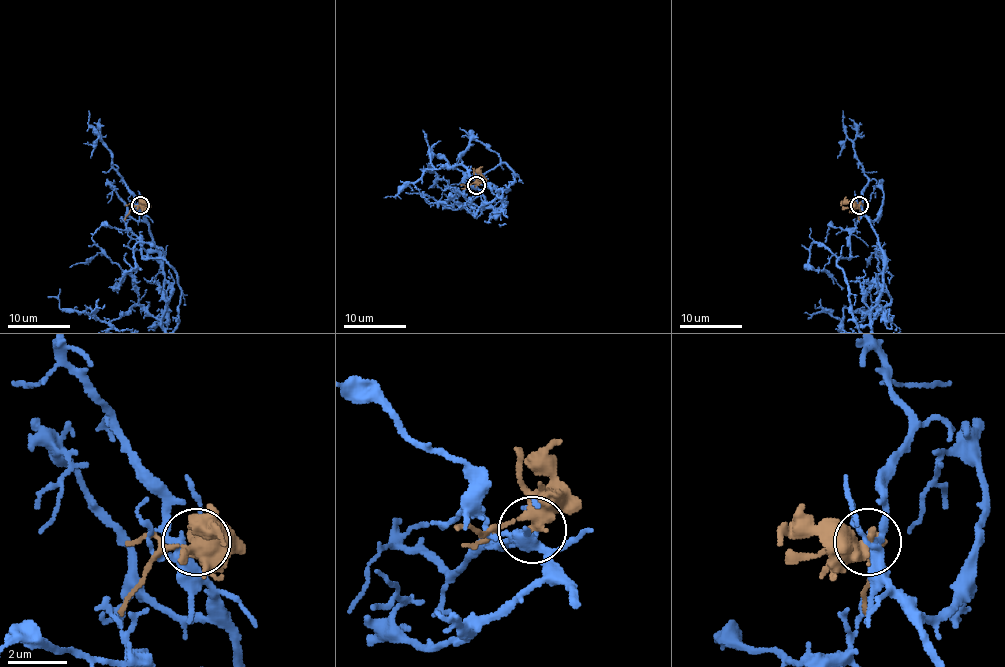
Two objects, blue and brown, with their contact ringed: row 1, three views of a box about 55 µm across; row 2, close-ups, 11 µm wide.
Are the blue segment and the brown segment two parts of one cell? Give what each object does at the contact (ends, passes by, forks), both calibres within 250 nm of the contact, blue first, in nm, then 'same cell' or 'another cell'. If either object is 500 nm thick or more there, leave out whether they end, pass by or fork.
blue passes by; brown passes by; calibres 160 and 400 nm; another cell

